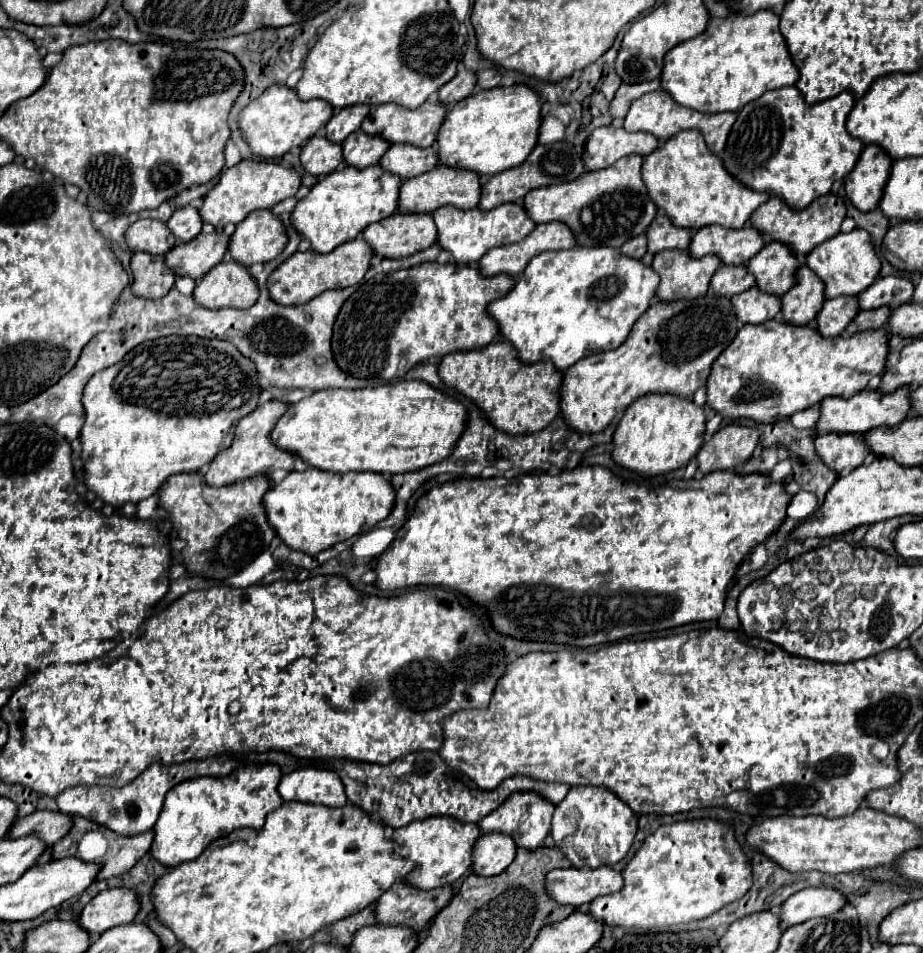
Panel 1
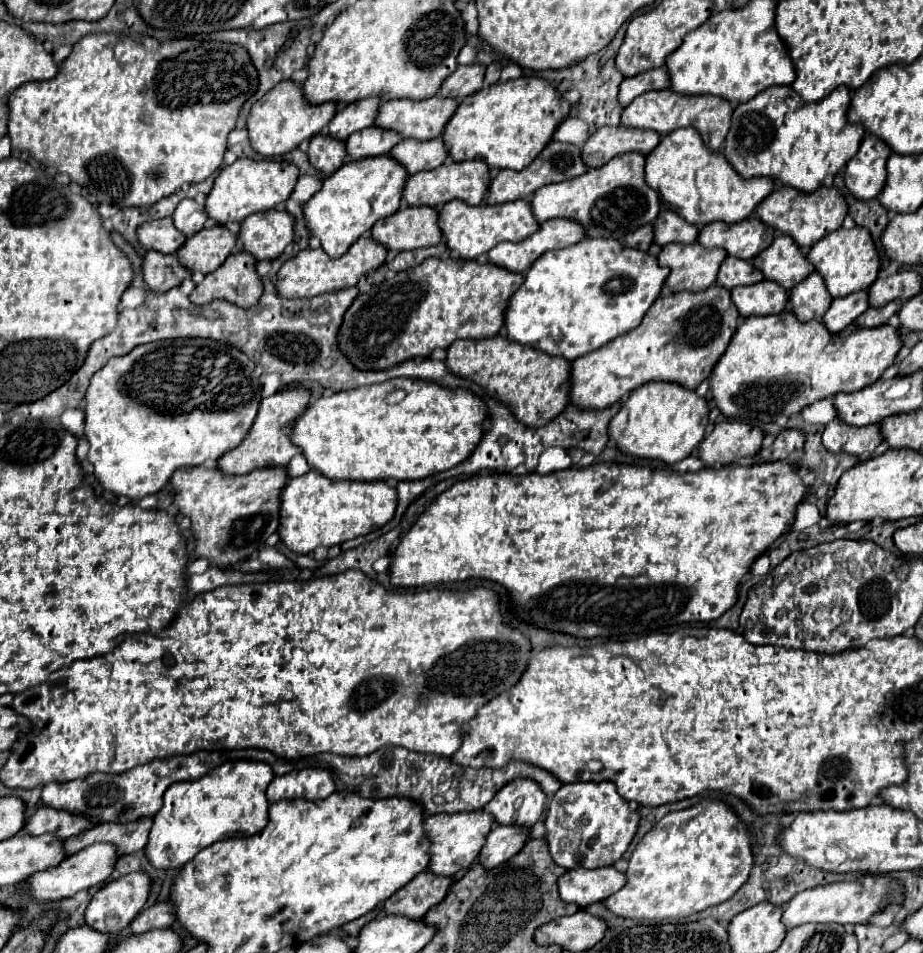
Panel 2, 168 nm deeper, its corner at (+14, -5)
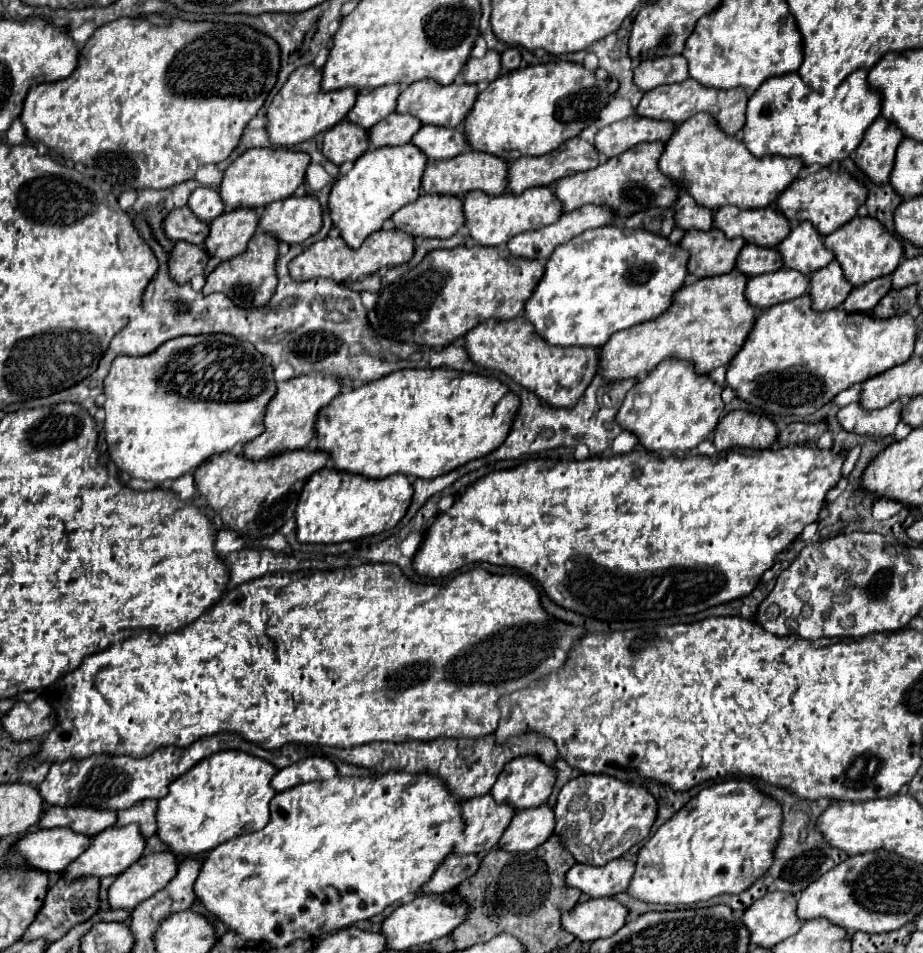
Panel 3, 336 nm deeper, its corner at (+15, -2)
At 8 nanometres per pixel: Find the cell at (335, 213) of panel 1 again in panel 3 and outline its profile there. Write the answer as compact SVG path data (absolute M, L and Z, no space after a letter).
M414 144L372 148L356 160L348 174L334 182L330 192L330 216L350 248L360 248L362 242L372 232L378 232L398 208L420 196L426 162L428 158Z

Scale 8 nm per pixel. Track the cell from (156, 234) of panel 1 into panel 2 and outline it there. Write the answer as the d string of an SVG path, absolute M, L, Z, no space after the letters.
M171 217L147 221L137 227L139 245L159 253L175 253L185 243L185 239L187 237L173 227Z

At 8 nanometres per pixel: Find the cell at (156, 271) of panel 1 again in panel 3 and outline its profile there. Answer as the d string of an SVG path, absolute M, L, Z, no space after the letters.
M176 242L172 254L170 254L170 276L178 282L190 282L192 276L202 274L206 262L210 260L204 246L188 244L188 242Z

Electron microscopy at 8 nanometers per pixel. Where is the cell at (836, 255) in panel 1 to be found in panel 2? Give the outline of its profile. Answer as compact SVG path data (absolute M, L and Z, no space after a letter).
M841 227L833 233L829 233L825 239L817 241L809 249L807 259L809 259L809 263L813 263L815 271L823 275L831 297L845 297L849 293L867 289L869 283L875 281L877 271L879 271L879 255L875 251L869 231L863 227L853 227L853 229Z

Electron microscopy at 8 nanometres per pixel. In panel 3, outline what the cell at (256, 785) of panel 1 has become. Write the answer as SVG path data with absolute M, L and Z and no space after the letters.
M228 750L228 752L216 752L208 758L204 758L202 762L198 762L194 768L190 768L182 778L174 780L170 784L170 792L168 796L164 796L158 802L158 836L164 844L168 844L168 848L172 852L176 852L178 856L194 856L194 854L202 854L208 852L216 846L220 846L222 842L244 834L248 828L260 830L268 824L270 820L270 800L274 798L274 790L270 786L272 776L278 770L252 754L240 752L240 750Z

